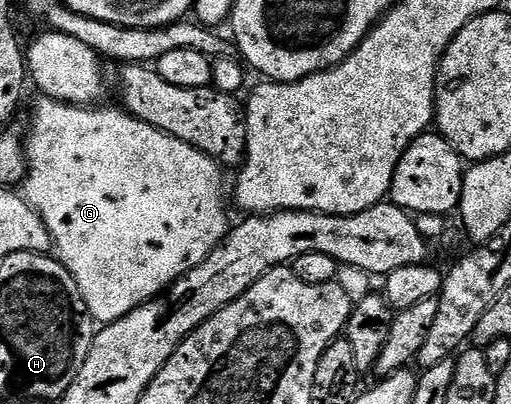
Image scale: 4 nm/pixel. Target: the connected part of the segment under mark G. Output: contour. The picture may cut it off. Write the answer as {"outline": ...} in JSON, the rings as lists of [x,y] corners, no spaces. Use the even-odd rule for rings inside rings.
{"outline":[[[46,98],[40,101],[35,108],[35,113],[31,116],[31,133],[27,136],[28,172],[23,180],[21,195],[32,212],[43,220],[53,245],[54,255],[63,265],[73,288],[75,283],[74,291],[77,296],[79,291],[88,314],[95,320],[103,320],[99,322],[119,320],[133,309],[146,304],[148,300],[154,300],[160,292],[174,284],[188,268],[196,268],[227,235],[229,223],[227,224],[227,216],[223,213],[223,196],[219,193],[219,172],[215,169],[216,161],[201,150],[181,142],[175,136],[170,136],[168,132],[157,130],[144,120],[128,116],[122,110],[114,112],[111,108],[99,108],[103,106],[64,104],[62,100]]]}

